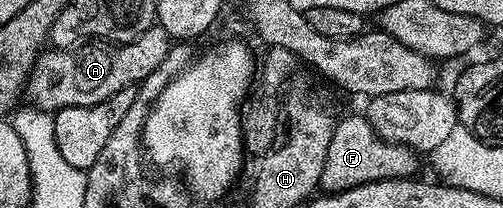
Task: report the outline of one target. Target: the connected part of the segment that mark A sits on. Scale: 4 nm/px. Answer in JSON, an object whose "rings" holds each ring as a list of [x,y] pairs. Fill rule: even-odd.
{"rings":[[[159,25],[149,27],[137,39],[120,45],[78,45],[72,49],[46,49],[35,61],[25,83],[28,102],[39,110],[56,113],[68,107],[102,103],[119,89],[140,85],[167,57],[171,37]]]}

